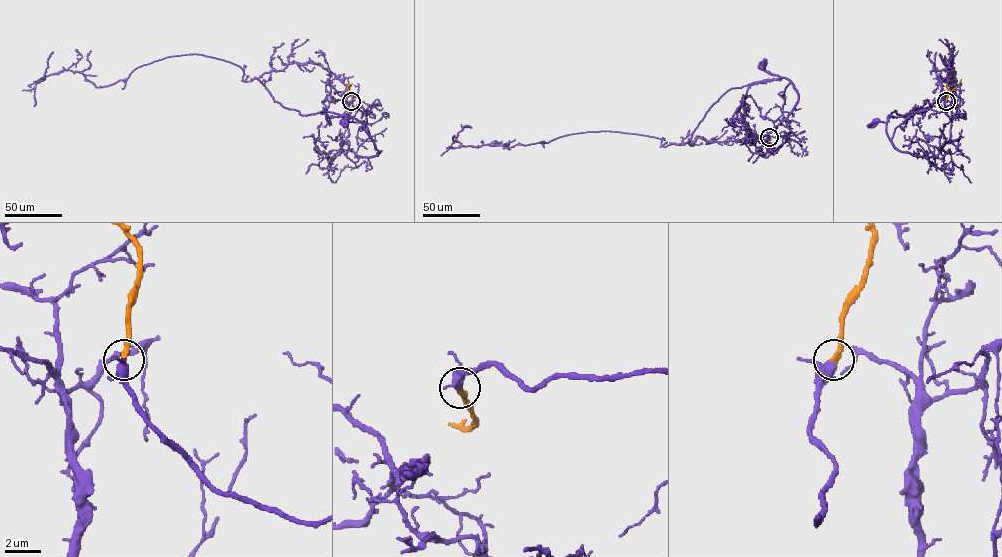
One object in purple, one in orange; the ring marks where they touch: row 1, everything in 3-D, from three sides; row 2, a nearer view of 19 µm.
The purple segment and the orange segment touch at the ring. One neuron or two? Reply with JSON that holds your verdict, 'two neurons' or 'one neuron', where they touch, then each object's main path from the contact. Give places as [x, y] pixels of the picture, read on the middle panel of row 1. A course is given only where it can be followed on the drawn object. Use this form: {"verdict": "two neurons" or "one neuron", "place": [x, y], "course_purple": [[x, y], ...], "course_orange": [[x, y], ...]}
{"verdict": "one neuron", "place": [769, 137], "course_purple": [[769, 137], [787, 135], [790, 131], [782, 111], [785, 89], [790, 82], [771, 75], [763, 67]], "course_orange": [[769, 137], [766, 152]]}

